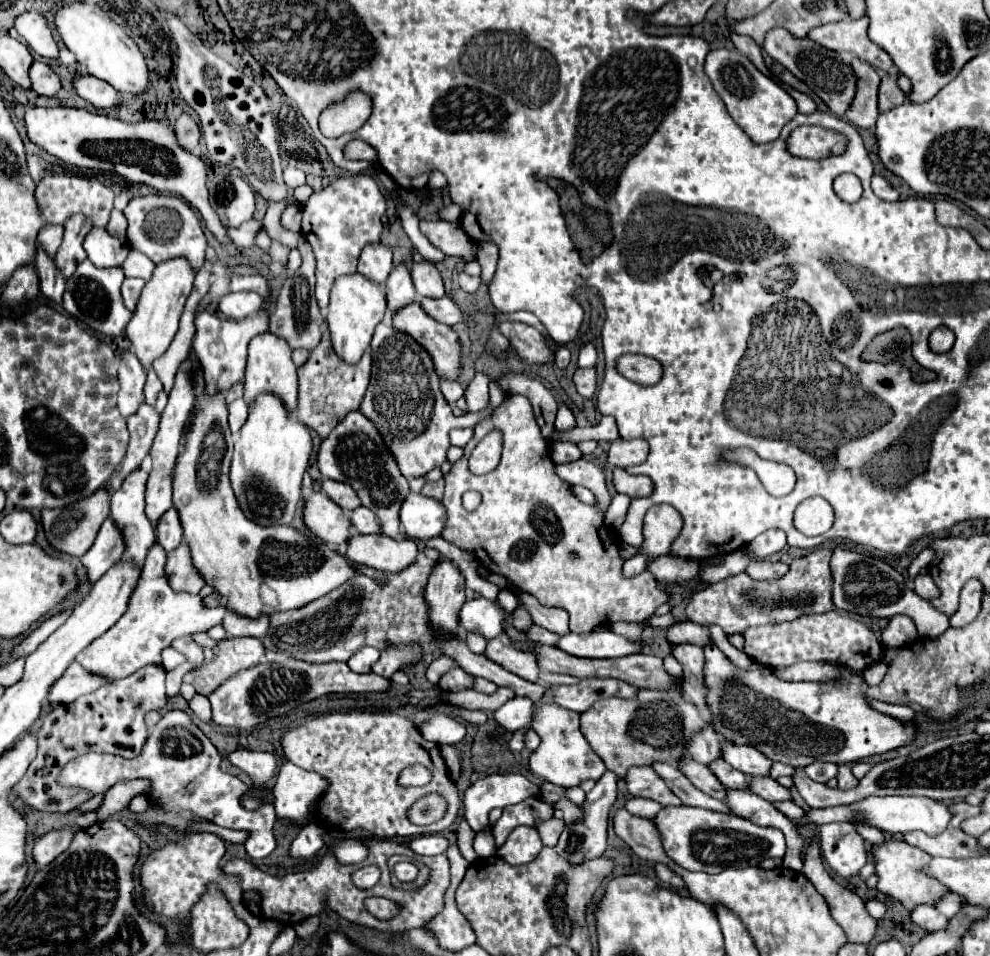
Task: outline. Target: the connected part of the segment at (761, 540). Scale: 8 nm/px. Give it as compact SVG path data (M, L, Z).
M771 529L771 531L765 531L763 535L759 535L757 539L753 539L753 541L747 545L747 549L749 549L753 555L757 555L759 559L765 559L765 557L781 551L785 545L787 545L785 533L779 531L779 529Z

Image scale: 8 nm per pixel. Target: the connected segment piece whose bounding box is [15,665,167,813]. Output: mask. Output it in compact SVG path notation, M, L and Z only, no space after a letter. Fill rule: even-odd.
M147 665L125 679L117 679L107 687L99 687L89 695L75 699L73 703L55 707L37 731L37 755L31 761L25 777L15 785L15 793L37 811L61 811L77 809L91 799L91 793L77 787L63 787L57 783L61 769L83 753L115 753L121 757L135 757L141 753L149 731L145 715L159 711L167 705L165 693L165 669L161 665Z

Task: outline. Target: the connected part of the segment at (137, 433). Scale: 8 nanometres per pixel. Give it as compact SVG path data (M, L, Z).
M143 403L133 415L127 417L127 429L129 429L129 445L119 471L122 481L131 471L135 471L135 467L141 465L143 457L151 449L151 439L155 439L155 431L159 429L157 411Z

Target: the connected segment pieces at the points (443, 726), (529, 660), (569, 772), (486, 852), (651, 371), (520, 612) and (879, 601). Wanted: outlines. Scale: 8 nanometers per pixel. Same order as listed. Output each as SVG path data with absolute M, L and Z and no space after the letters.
M433 715L427 723L421 725L421 735L437 745L457 745L465 737L465 725L447 715Z
M499 637L487 641L487 651L485 657L489 657L491 661L499 663L501 667L505 667L507 671L537 683L539 681L539 665L537 665L537 657L531 651L519 649Z
M543 707L543 711L539 711L539 715L535 715L533 729L539 733L541 745L531 755L529 767L543 781L549 781L549 783L569 789L569 787L577 787L585 779L597 781L607 771L605 763L599 759L599 755L595 755L595 751L585 741L583 733L579 729L579 713L563 711L561 707L557 707L557 709Z
M489 823L483 830L476 834L476 837L474 839L474 850L481 858L494 856L498 849L494 842L493 836L490 833L491 829L492 824Z
M623 355L617 365L623 377L633 377L633 381L639 385L655 385L663 377L661 363L651 357Z
M520 599L519 605L517 609L512 613L511 617L513 627L521 633L525 633L533 622L530 614L525 609Z
M835 549L831 557L831 573L833 573L833 603L837 609L845 609L849 613L857 613L863 617L881 617L891 619L895 615L909 615L921 637L937 637L949 629L949 617L935 609L929 601L921 599L903 579L899 571L887 565L883 559L859 555L845 549Z

